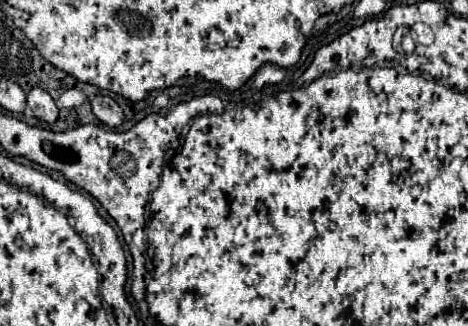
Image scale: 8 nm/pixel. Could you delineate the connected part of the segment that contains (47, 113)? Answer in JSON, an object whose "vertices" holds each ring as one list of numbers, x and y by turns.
{"vertices":[[39,87,31,89,27,93,27,105,31,107,33,115,39,119,39,121,45,121,45,123,55,123,57,117,59,117,59,109,55,105,55,101,51,99,51,95]]}

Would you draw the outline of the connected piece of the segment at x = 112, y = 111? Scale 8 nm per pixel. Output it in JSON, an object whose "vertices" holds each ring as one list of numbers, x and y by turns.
{"vertices":[[97,95,93,101,91,101,91,107,93,107,93,113,99,121,103,121,105,125,109,127,117,127,121,125,123,121,123,111,121,107,115,103,115,99,111,99,109,95]]}

